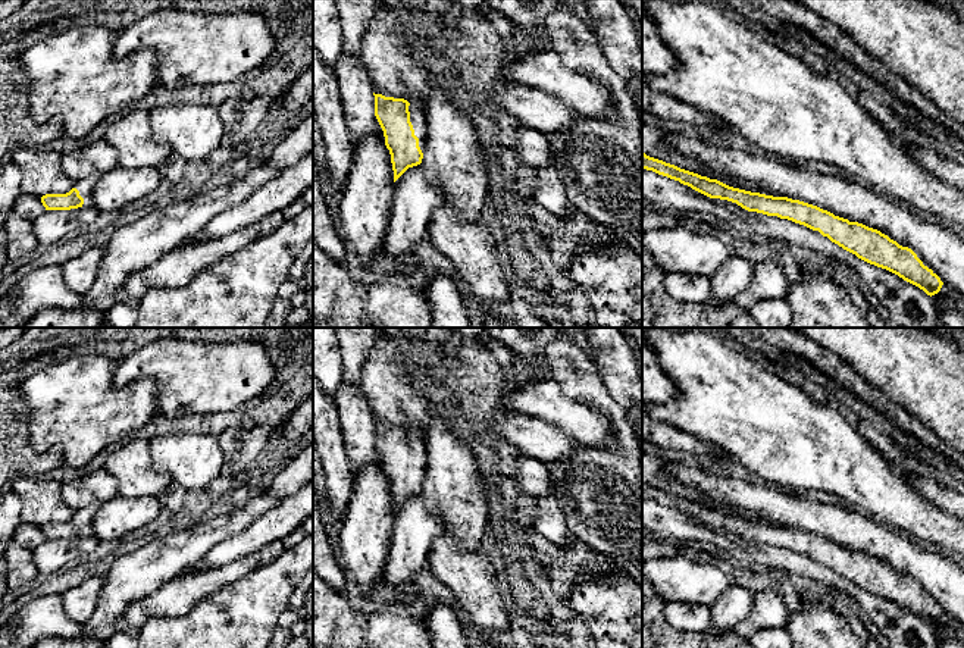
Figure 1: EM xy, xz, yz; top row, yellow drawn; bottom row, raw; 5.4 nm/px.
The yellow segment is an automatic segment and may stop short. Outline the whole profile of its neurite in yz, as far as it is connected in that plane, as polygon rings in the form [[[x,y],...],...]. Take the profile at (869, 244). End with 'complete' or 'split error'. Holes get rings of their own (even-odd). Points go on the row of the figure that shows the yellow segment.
[[[642,153],[642,169],[679,181],[710,198],[736,203],[748,212],[777,216],[804,225],[855,254],[858,259],[886,269],[918,287],[932,297],[938,313],[964,313],[963,297],[955,297],[954,289],[943,284],[932,269],[924,266],[911,248],[899,245],[877,229],[858,222],[849,222],[848,219],[835,216],[827,210],[799,200],[733,188],[717,179],[710,179],[650,157],[645,153]]]; split error

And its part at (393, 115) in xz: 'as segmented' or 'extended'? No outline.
extended

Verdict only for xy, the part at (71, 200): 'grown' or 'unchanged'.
grown

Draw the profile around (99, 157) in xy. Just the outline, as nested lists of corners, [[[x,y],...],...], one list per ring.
[[[103,138],[62,156],[62,169],[73,182],[119,166],[118,151]]]

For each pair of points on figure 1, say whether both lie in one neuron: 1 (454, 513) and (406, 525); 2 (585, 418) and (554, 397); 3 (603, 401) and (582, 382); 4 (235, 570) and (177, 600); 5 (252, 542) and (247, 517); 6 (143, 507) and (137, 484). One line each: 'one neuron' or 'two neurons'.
1: two neurons
2: one neuron
3: one neuron
4: one neuron
5: two neurons
6: two neurons

